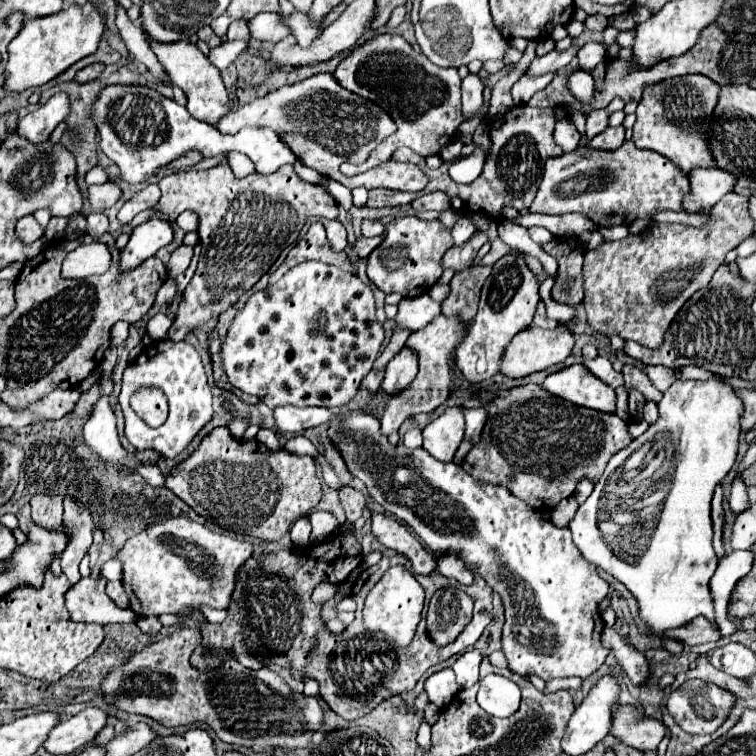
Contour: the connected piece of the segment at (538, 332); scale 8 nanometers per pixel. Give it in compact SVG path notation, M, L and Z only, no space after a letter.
M558 324L554 330L542 330L538 326L530 326L528 330L518 332L512 338L512 342L508 344L508 348L504 350L504 362L500 364L500 372L508 378L530 376L530 374L546 370L558 362L564 362L570 356L572 346L574 346L572 332L564 324Z

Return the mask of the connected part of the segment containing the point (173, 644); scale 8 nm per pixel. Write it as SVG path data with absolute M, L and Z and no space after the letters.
M178 628L166 638L146 646L144 650L136 652L136 656L132 656L126 664L122 664L120 668L114 668L104 678L100 686L104 700L122 712L148 716L166 728L204 722L216 732L216 736L222 742L234 744L234 746L248 746L254 752L262 752L274 746L312 750L312 734L320 732L324 724L324 712L316 698L306 698L304 694L290 690L284 678L270 668L250 670L232 658L226 660L222 668L212 670L208 674L200 674L198 670L190 666L190 654L194 652L198 644L200 644L200 632L196 628Z

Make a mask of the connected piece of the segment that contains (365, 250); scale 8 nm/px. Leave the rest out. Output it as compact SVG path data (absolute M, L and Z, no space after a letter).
M384 234L374 236L374 238L360 238L360 240L356 240L356 244L354 244L354 252L356 252L360 258L368 258L370 252L372 252L374 248L378 248L378 244L380 244L382 240L384 240Z

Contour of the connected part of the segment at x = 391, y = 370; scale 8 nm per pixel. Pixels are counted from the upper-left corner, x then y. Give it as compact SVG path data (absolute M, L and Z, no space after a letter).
M402 348L386 366L386 376L382 382L382 392L398 394L402 392L418 372L418 358L410 348Z

